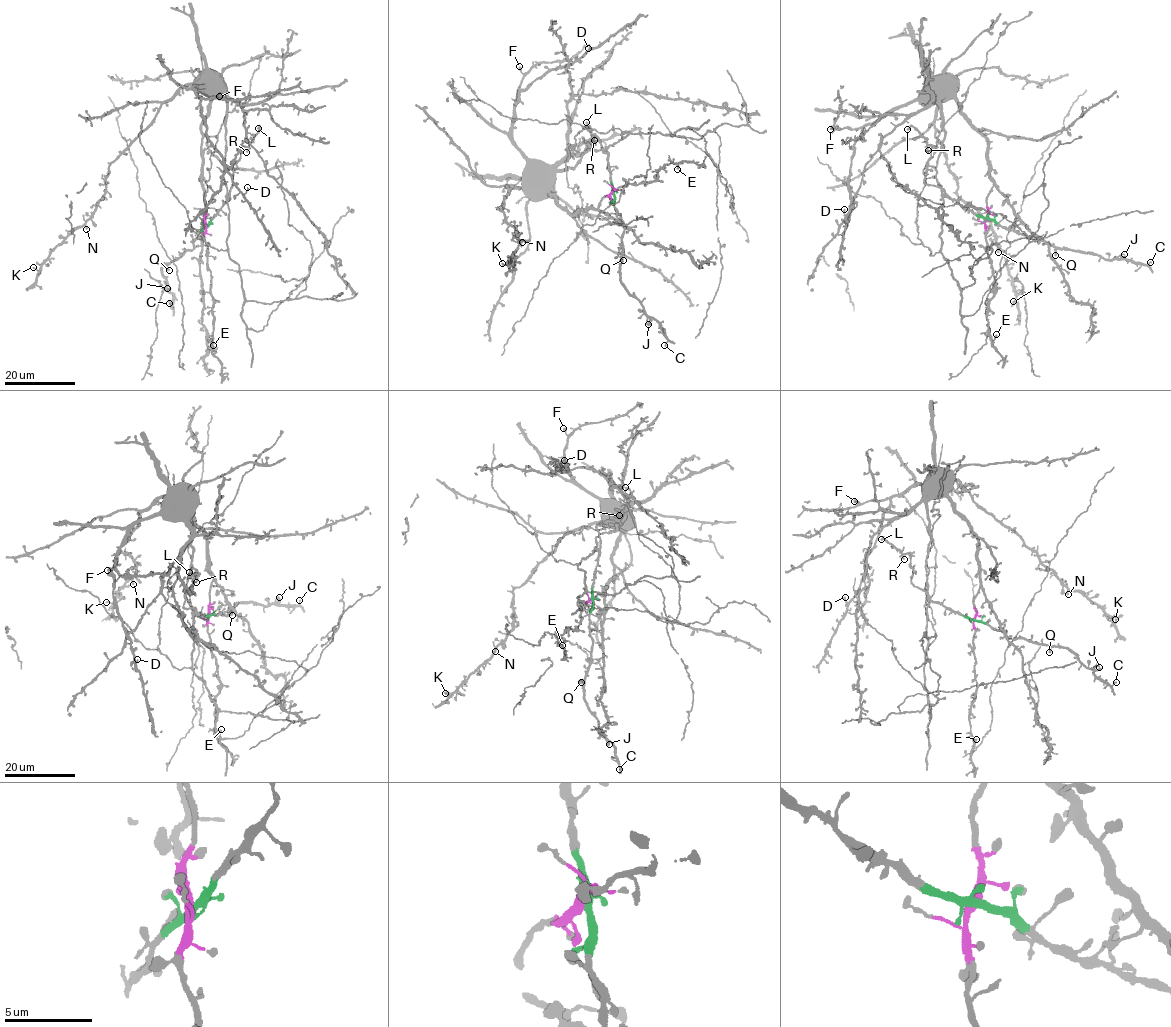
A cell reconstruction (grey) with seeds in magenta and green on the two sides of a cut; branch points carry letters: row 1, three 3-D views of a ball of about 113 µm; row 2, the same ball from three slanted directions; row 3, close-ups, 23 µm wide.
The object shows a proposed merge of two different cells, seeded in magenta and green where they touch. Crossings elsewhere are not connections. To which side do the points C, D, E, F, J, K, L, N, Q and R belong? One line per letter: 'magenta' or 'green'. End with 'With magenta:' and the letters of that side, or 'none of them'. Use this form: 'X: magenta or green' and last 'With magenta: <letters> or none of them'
C: green
D: magenta
E: magenta
F: magenta
J: green
K: magenta
L: green
N: magenta
Q: green
R: green
With magenta: D, E, F, K, N

